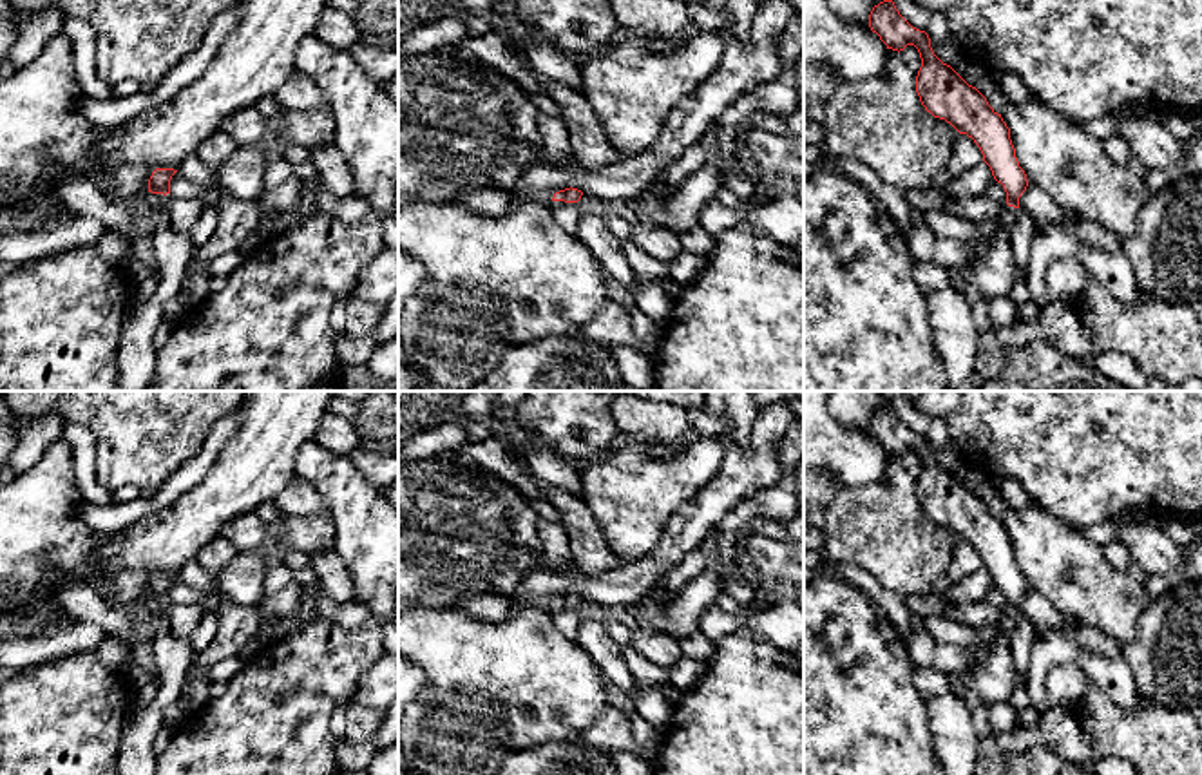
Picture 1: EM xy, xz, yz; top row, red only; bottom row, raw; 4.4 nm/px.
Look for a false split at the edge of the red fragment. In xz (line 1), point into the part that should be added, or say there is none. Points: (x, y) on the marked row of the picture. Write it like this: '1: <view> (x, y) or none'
1: none

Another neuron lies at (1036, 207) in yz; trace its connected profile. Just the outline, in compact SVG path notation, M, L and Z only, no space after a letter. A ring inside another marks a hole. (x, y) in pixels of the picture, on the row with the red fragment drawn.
M1030 185L1019 197L1019 212L1023 221L1030 226L1048 225L1072 228L1079 223L1079 217L1061 208L1052 197L1046 196L1039 187Z

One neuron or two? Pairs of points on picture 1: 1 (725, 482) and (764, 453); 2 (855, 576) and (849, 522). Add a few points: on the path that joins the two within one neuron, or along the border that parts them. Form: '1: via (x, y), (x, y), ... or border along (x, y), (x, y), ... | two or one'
1: via (734, 480), (755, 462) | one
2: border along (828, 562), (855, 564), (889, 589) | two

